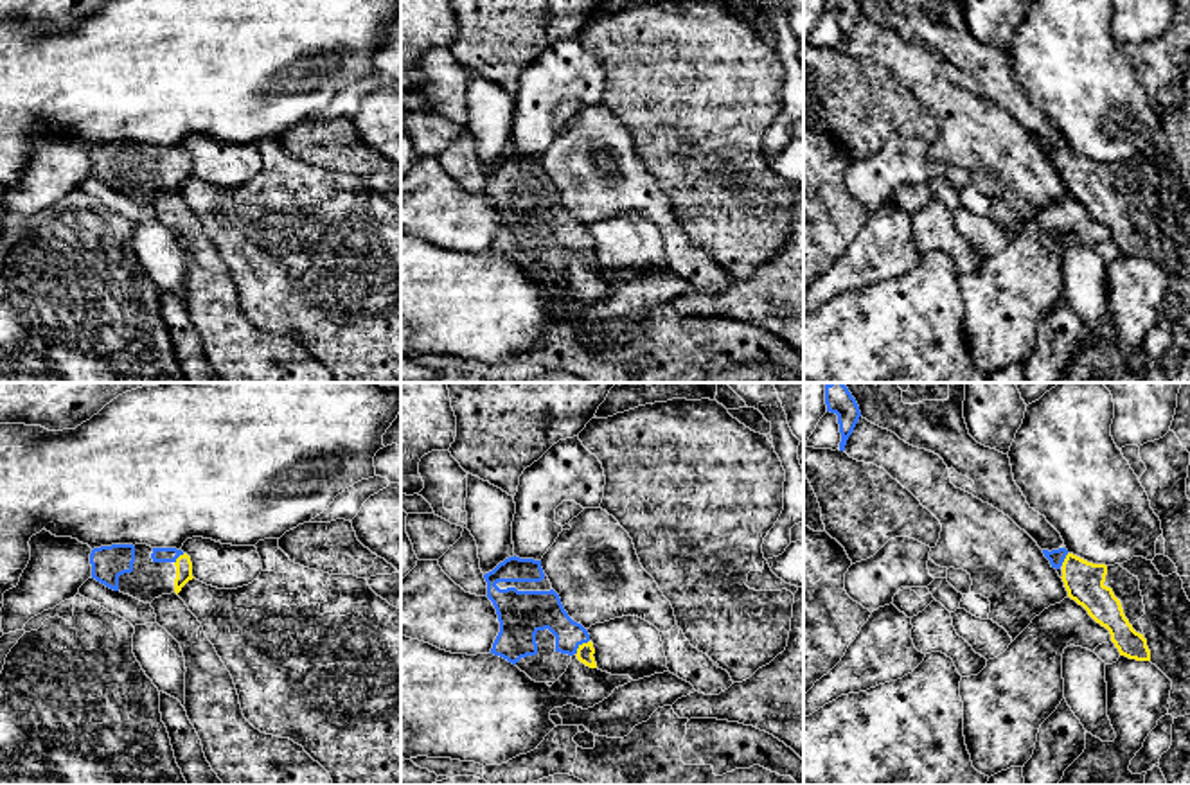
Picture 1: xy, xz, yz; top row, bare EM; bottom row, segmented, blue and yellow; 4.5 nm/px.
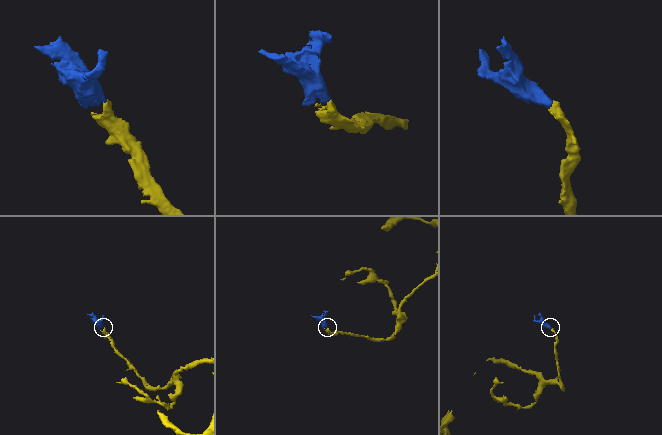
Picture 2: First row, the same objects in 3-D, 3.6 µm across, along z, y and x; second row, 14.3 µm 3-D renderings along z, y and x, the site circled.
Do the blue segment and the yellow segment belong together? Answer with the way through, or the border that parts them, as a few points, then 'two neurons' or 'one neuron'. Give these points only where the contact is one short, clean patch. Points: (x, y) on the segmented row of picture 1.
runs through xz (534, 611), (545, 611), (577, 647), (585, 652); one neuron

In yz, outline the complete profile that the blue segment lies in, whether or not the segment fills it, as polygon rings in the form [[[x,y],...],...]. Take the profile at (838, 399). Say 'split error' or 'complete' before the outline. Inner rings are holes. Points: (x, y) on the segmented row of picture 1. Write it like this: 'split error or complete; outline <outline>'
complete; outline [[[843,383],[825,384],[825,404],[827,411],[838,415],[841,433],[839,451],[845,451],[847,440],[861,417],[859,406]]]

